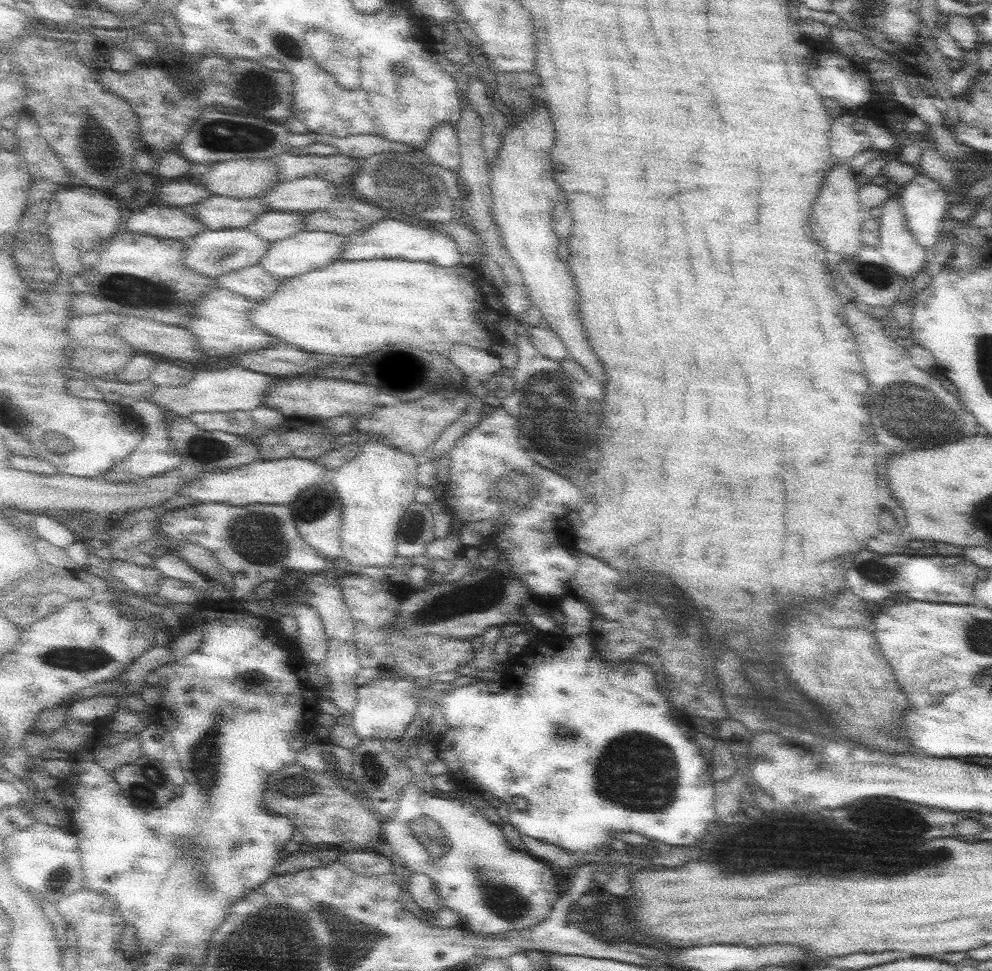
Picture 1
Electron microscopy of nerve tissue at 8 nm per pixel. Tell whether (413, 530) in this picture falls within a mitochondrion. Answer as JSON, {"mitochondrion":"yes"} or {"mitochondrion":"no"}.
{"mitochondrion":"yes"}

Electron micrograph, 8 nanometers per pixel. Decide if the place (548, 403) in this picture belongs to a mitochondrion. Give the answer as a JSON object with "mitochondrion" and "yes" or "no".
{"mitochondrion":"yes"}

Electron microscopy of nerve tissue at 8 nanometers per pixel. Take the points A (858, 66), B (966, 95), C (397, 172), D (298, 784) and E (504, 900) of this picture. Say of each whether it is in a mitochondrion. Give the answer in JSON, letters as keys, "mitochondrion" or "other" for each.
{"A":"other","B":"other","C":"mitochondrion","D":"mitochondrion","E":"mitochondrion"}

